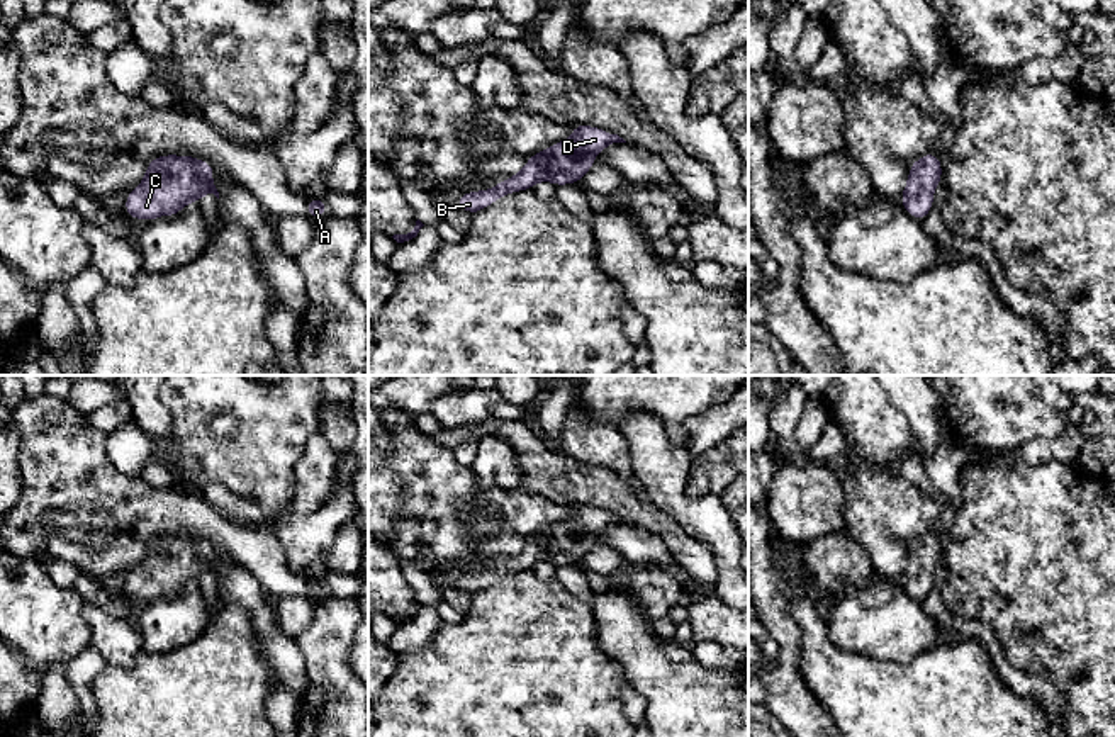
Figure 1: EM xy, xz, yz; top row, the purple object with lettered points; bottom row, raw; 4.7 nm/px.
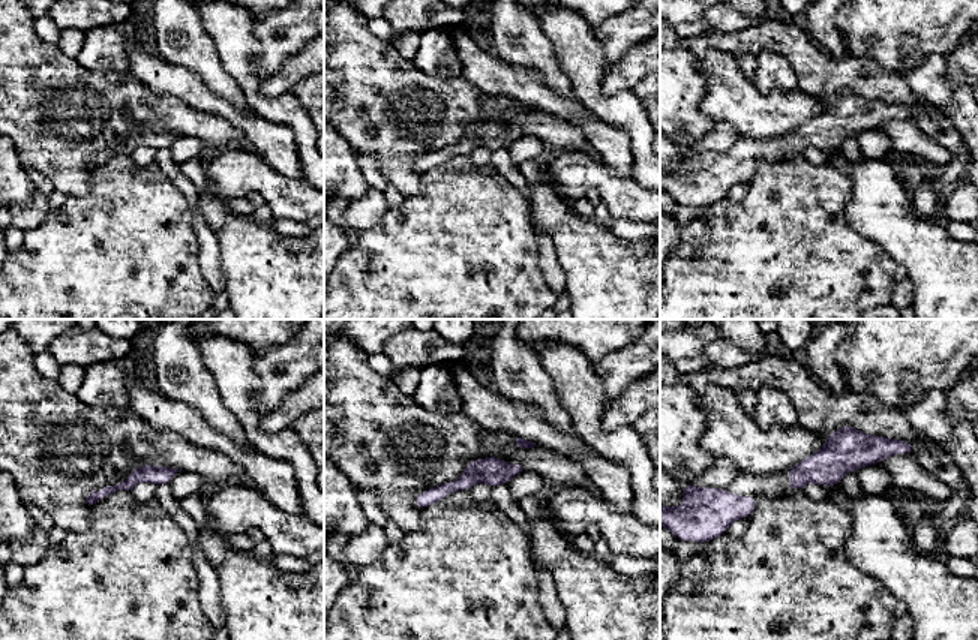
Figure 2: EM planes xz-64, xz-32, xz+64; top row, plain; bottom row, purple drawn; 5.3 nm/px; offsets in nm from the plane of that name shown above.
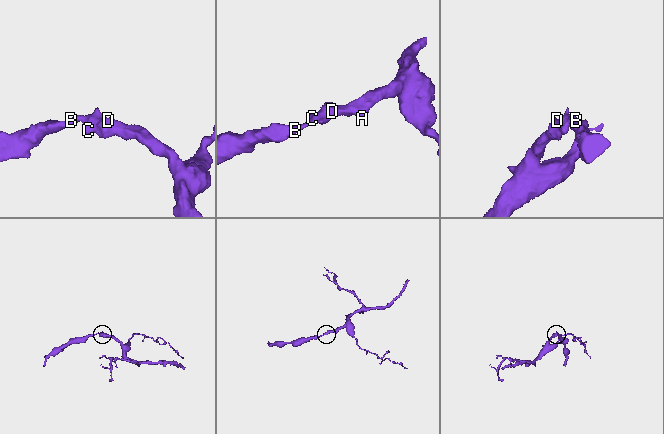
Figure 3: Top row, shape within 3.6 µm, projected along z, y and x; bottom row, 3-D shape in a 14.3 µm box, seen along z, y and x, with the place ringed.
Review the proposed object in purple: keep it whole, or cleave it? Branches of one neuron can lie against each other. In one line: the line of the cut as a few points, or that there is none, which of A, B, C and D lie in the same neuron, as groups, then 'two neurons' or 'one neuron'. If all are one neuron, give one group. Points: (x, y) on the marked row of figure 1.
no cut | A B C D | one neuron

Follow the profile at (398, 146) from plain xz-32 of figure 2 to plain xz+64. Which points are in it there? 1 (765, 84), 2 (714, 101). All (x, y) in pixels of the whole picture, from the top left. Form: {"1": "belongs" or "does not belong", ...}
{"1": "does not belong", "2": "belongs"}

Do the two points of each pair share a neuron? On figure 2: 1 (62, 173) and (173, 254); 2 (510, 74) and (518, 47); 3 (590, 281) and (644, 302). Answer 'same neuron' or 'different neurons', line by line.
1: different neurons
2: different neurons
3: same neuron

